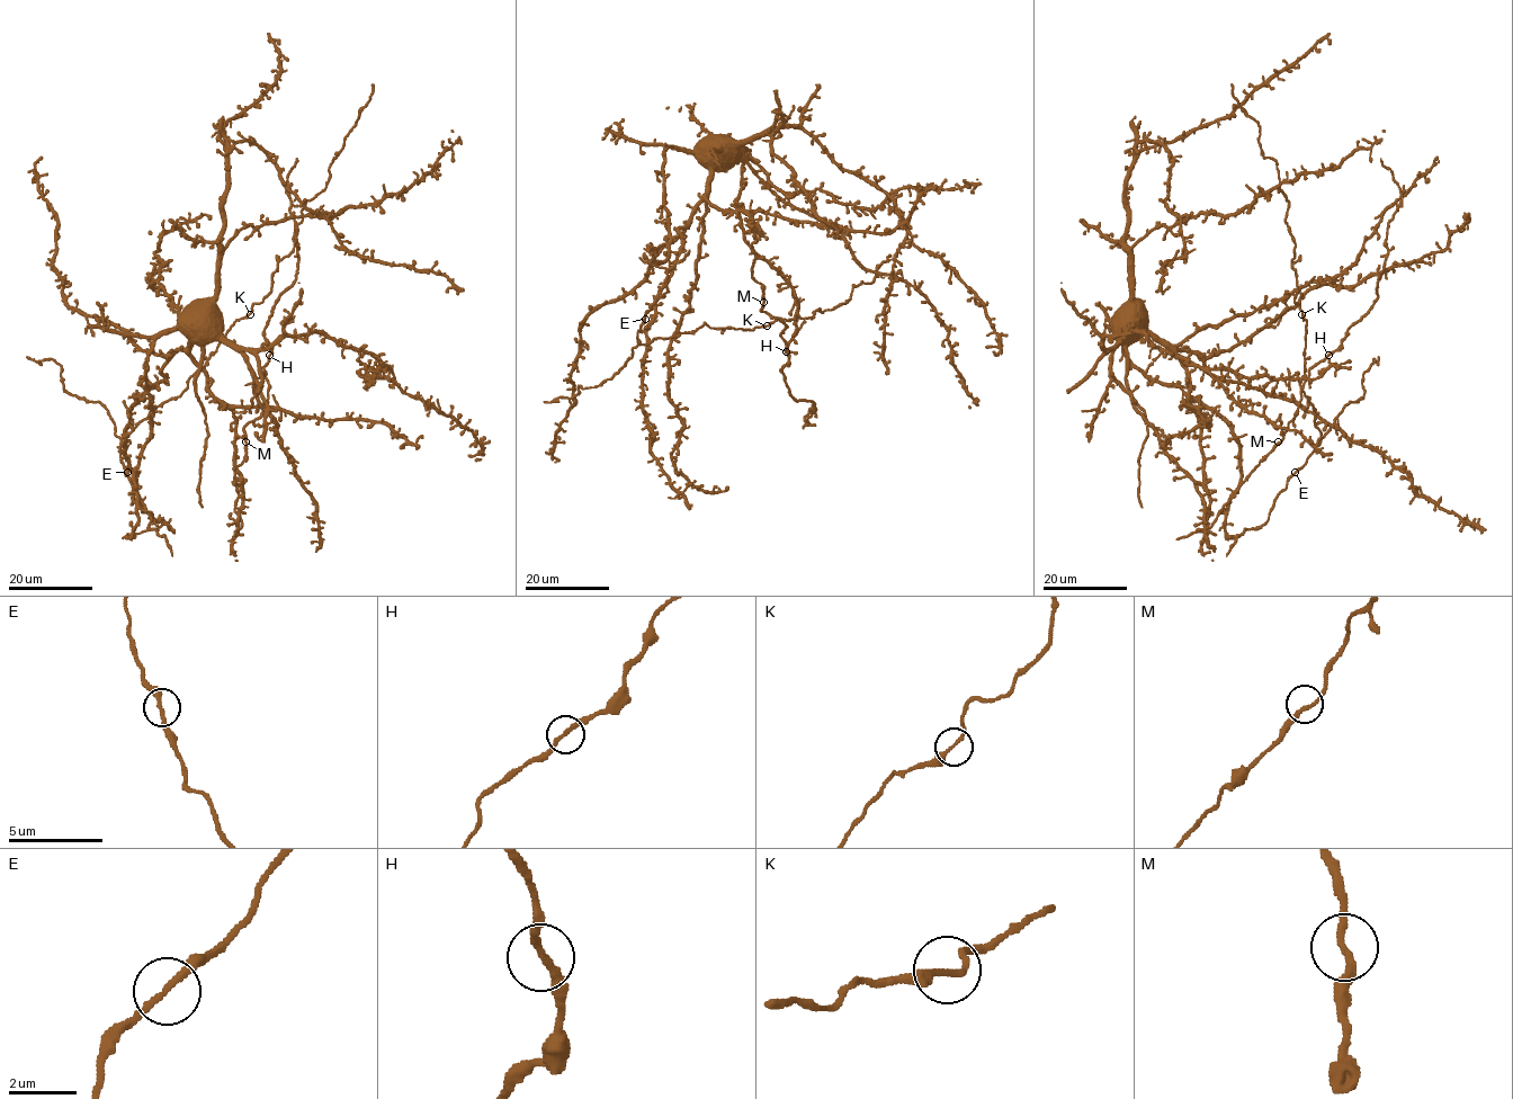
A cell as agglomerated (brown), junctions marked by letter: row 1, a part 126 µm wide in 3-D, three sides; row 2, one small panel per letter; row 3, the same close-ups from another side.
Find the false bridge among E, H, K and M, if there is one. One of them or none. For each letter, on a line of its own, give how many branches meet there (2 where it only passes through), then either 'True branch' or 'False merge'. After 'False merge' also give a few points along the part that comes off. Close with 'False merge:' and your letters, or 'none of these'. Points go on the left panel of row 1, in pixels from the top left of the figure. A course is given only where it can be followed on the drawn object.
E: Branches: 2. True branch
H: Branches: 2. True branch
K: Branches: 2. True branch
M: Branches: 2. True branch
False merge: none of these

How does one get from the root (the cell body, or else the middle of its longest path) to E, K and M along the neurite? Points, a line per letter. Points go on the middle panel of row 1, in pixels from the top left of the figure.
E: (717, 137), (705, 144), (709, 190), (679, 230), (681, 252), (656, 298), (647, 348), (636, 338), (645, 319)
K: (717, 137), (705, 144), (709, 190), (679, 230), (681, 252), (656, 298), (647, 348), (705, 323), (767, 325)
M: (717, 137), (705, 144), (707, 199), (723, 212), (743, 211), (758, 228), (751, 276), (762, 286), (763, 302)

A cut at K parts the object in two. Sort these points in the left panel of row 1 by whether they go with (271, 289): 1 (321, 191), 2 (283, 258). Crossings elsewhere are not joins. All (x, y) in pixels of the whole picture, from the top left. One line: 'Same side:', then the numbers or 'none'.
Same side: 1, 2

